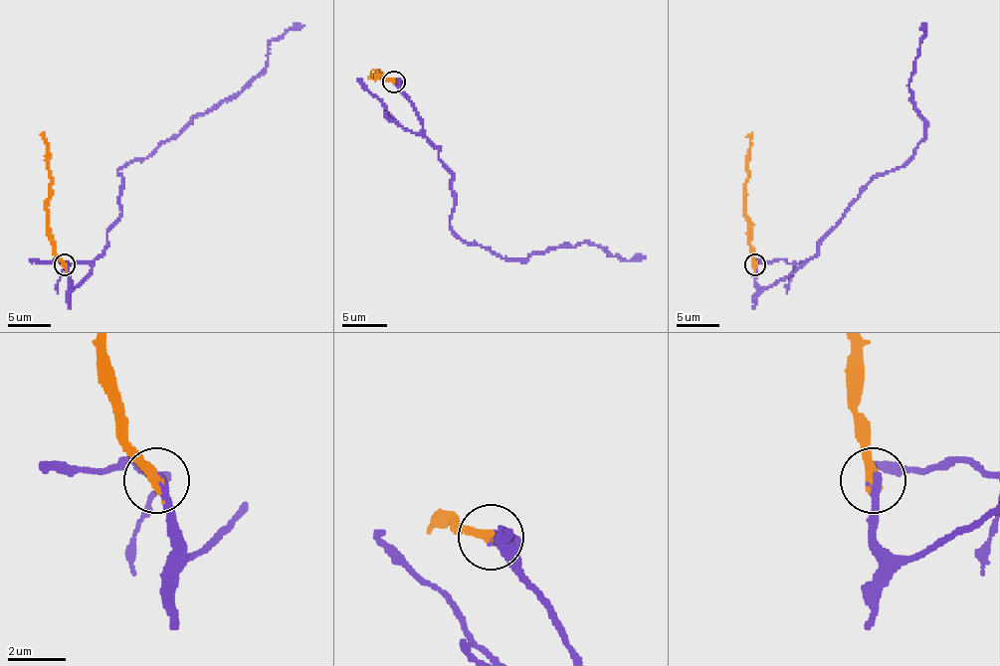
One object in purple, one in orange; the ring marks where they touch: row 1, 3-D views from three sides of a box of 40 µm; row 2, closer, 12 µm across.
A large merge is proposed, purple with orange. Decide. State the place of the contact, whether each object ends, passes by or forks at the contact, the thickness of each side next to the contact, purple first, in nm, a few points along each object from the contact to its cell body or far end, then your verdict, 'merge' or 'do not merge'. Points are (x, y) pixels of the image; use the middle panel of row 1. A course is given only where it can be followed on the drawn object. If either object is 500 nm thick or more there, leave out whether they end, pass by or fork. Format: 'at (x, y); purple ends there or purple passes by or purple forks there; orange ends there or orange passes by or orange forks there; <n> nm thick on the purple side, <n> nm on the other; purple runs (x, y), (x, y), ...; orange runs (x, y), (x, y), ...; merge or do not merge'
at (394, 82); purple ends there; orange ends there; 320 nm thick on the purple side, 360 nm on the other; purple runs (393, 81), (454, 175), (450, 223), (463, 241), (507, 258), (582, 243), (629, 260), (645, 255); orange runs (393, 81), (375, 72), (380, 72), (370, 79); merge

